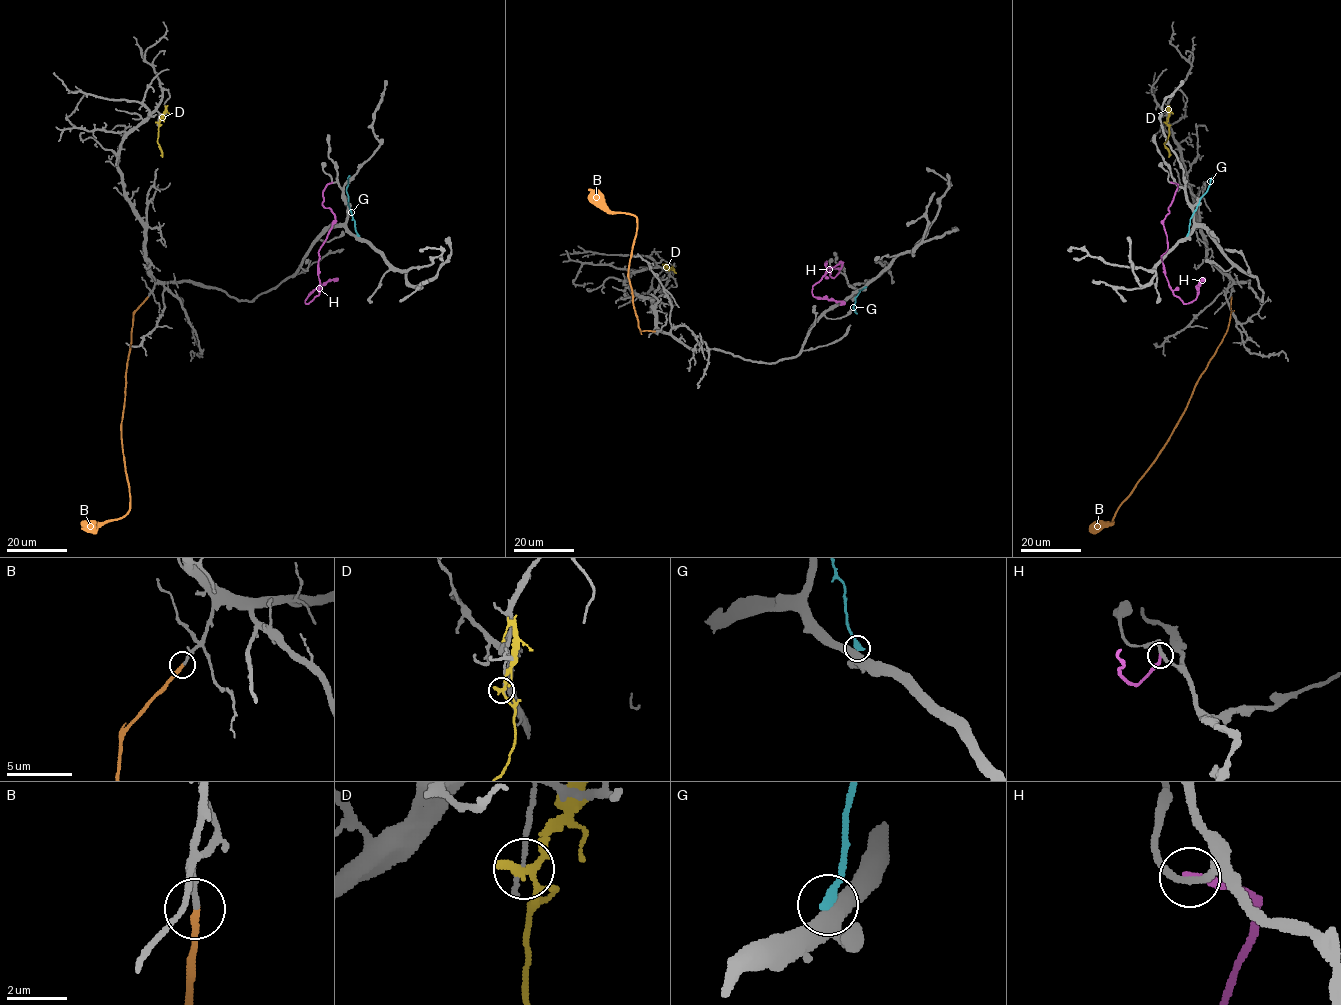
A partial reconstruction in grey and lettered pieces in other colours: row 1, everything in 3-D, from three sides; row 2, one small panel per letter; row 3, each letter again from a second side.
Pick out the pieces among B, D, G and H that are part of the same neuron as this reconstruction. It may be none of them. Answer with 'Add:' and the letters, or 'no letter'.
Add: B

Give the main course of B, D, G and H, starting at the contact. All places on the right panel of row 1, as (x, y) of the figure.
B: (1231, 297), (1228, 329), (1167, 442), (1112, 522), (1100, 529), (1089, 528)
D: (1166, 122), (1169, 137), (1164, 145), (1169, 157)
G: (1187, 236), (1189, 219), (1213, 175)
H: (1171, 182), (1178, 187), (1163, 224), (1167, 241), (1161, 257), (1165, 276), (1184, 303), (1195, 299), (1204, 278)

